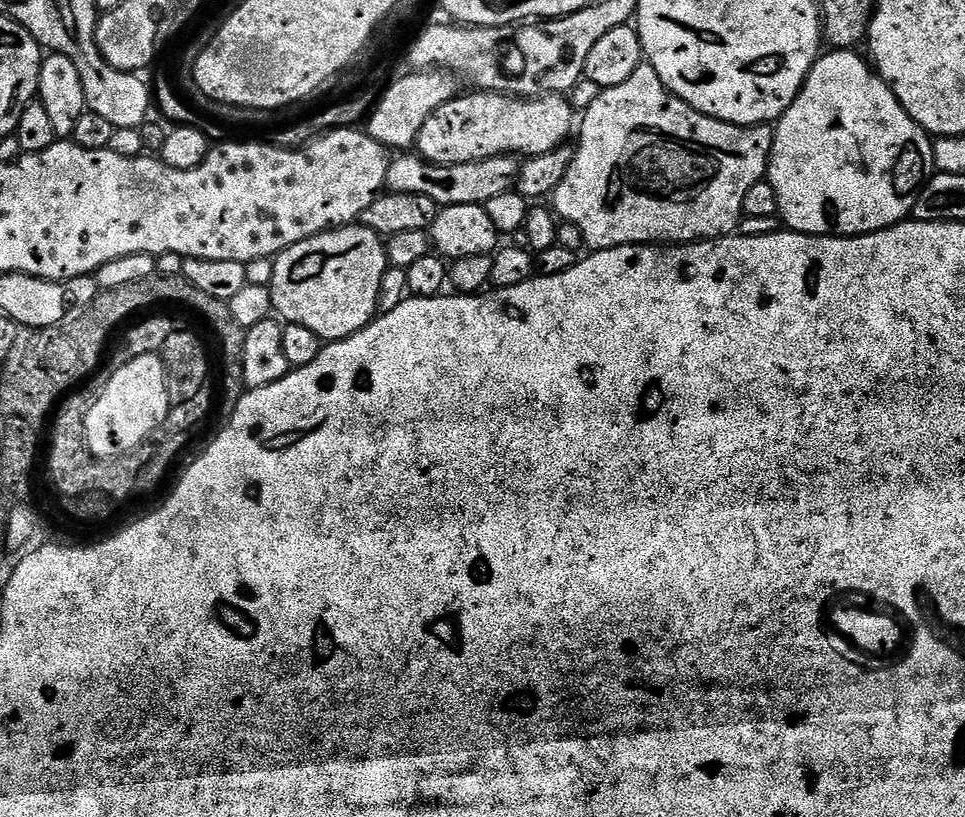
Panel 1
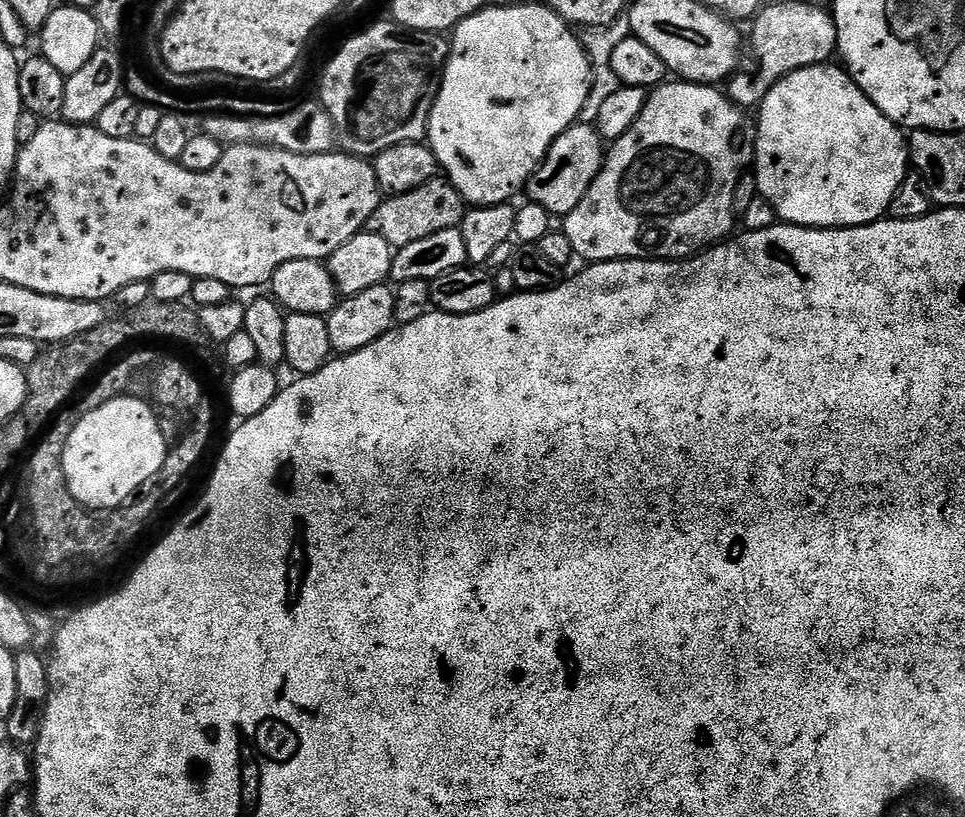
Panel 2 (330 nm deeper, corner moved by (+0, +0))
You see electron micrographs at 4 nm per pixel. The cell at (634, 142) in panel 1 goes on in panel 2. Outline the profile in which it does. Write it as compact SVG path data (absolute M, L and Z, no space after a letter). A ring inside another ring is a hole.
M665 82L648 92L648 101L644 103L644 109L638 118L634 122L634 126L630 126L630 130L626 130L626 134L622 134L622 138L618 138L614 143L607 149L606 155L604 157L604 165L600 167L600 173L598 178L594 178L594 182L590 186L590 190L582 198L582 202L578 202L578 206L570 213L568 216L563 217L562 220L562 231L566 234L566 238L570 238L570 246L572 247L573 253L577 257L580 256L584 259L584 262L603 262L606 260L683 260L689 256L697 255L721 242L727 241L729 237L733 235L732 232L732 220L734 220L734 213L732 211L732 204L735 202L737 185L741 181L740 175L744 172L744 167L751 165L753 163L754 157L756 155L756 129L754 127L753 121L750 119L748 121L749 113L747 111L741 110L728 99L727 95L719 87L709 86L707 84L694 84L691 82L675 82L676 84L671 84L671 82Z

